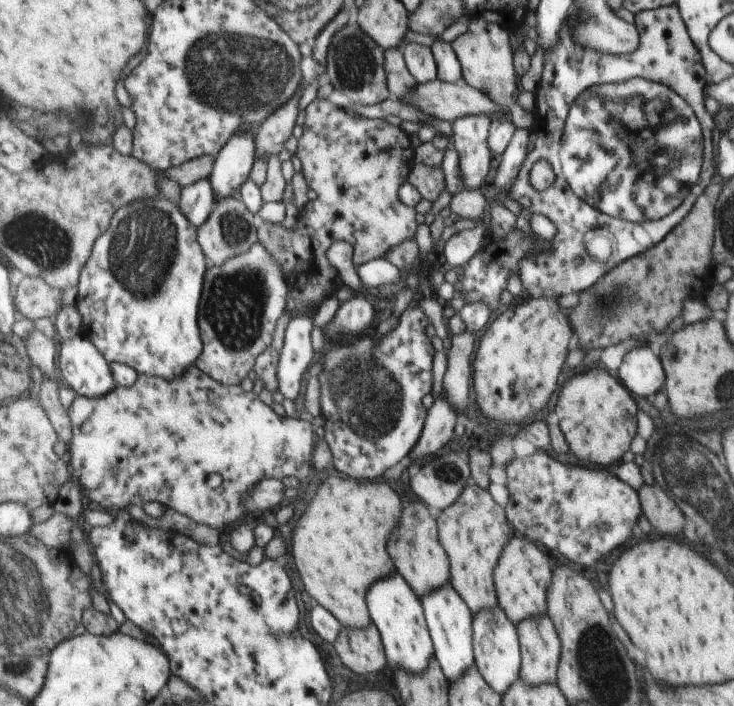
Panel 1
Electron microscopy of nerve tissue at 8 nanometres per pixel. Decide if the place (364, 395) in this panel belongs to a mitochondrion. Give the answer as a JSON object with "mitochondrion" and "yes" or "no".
{"mitochondrion":"yes"}

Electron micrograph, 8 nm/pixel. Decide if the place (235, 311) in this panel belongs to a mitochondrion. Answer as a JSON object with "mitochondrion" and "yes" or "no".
{"mitochondrion":"yes"}

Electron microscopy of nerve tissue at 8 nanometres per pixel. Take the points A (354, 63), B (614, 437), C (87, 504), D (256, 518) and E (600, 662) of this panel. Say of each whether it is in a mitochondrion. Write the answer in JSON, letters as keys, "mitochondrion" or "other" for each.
{"A":"mitochondrion","B":"other","C":"other","D":"other","E":"mitochondrion"}

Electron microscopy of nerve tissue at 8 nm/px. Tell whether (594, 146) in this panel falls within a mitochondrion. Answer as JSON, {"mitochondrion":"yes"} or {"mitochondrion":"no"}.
{"mitochondrion":"yes"}

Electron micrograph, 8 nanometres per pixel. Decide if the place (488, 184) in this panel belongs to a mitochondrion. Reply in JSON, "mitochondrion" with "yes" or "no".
{"mitochondrion":"no"}

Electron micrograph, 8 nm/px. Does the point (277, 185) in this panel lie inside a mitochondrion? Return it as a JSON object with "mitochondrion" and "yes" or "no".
{"mitochondrion":"no"}

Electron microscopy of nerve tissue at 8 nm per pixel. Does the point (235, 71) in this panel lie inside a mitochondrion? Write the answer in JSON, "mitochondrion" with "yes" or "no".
{"mitochondrion":"yes"}

